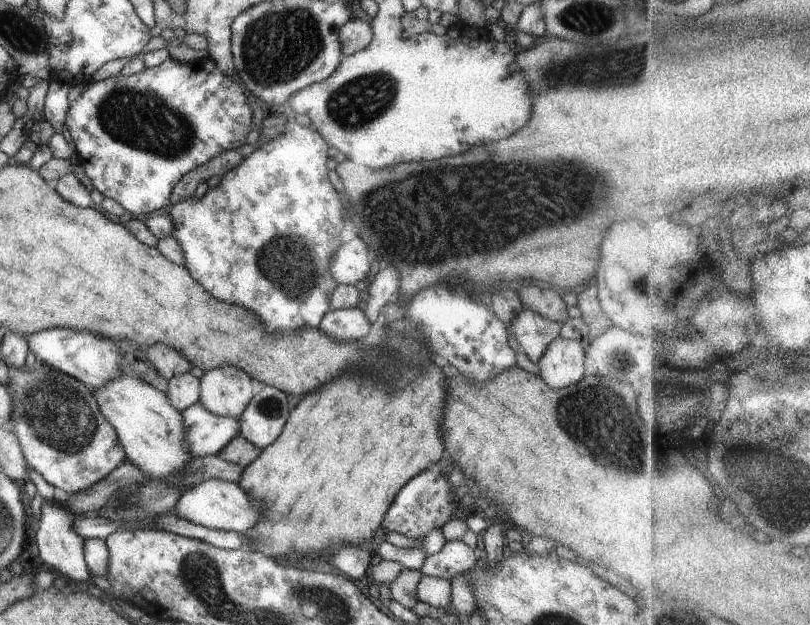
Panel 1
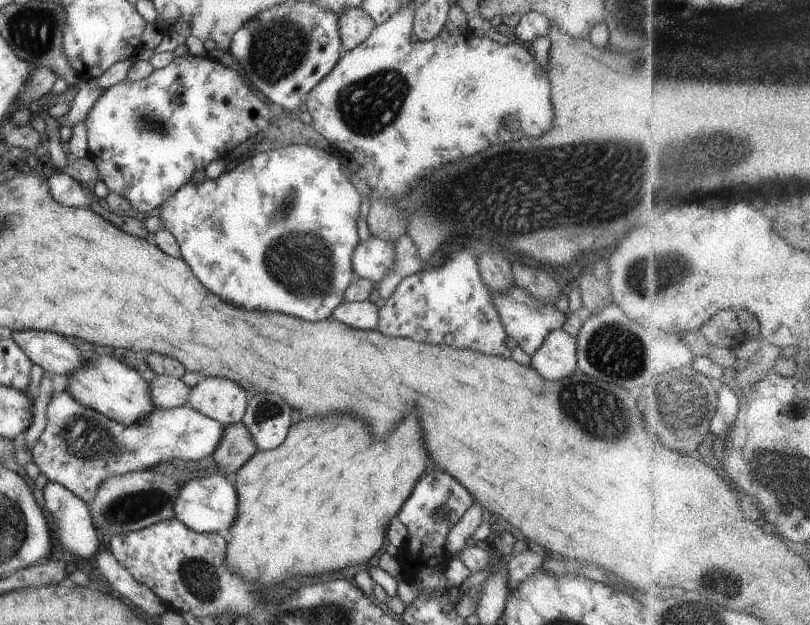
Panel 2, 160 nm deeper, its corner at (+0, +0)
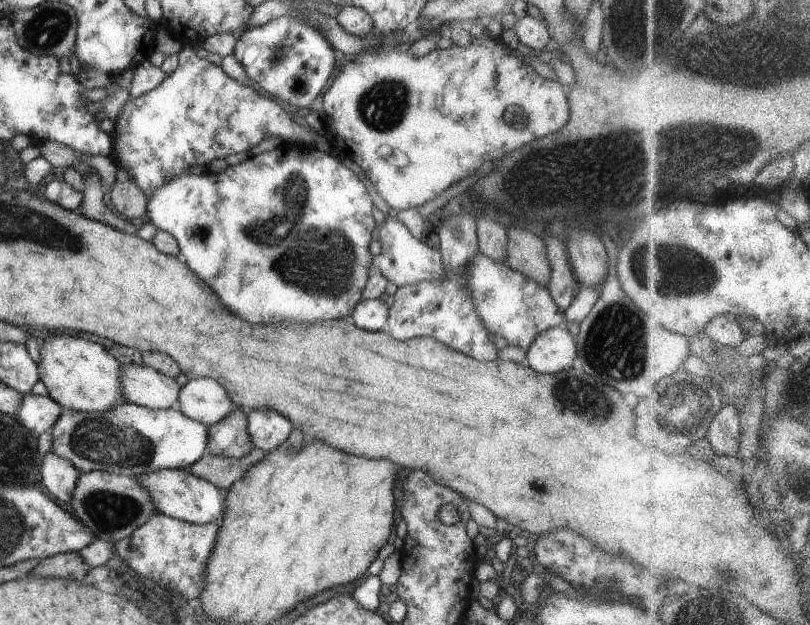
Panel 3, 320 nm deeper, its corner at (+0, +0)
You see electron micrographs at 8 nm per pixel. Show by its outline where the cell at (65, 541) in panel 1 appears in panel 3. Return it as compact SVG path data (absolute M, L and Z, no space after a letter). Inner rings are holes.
M47 452L37 474L41 484L55 500L65 504L71 502L71 494L80 474L67 460L61 460L59 456Z

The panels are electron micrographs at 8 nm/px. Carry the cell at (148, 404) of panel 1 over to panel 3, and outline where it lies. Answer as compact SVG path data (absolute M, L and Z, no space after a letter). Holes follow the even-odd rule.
M54 333L53 335L47 335L44 340L38 342L42 344L40 349L39 364L37 365L37 371L39 380L43 383L44 388L47 389L47 396L51 398L56 404L64 409L70 409L80 412L107 412L107 410L113 410L113 406L117 406L119 402L123 402L123 390L121 390L121 364L117 363L117 360L108 354L99 344L95 342L89 342L85 338L79 338L79 336L66 336L60 333Z

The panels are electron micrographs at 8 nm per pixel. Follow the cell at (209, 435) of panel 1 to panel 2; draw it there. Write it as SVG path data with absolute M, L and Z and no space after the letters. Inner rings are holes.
M57 388L54 391L45 409L45 418L47 418L47 424L30 450L33 456L32 462L38 466L47 481L61 484L84 503L89 502L93 494L99 490L99 484L111 476L131 471L145 471L145 468L156 466L163 460L195 462L212 455L217 442L225 432L225 426L221 422L203 416L187 404L171 409L157 408L153 410L153 414L149 412L147 418L141 418L139 424L123 426L91 408L81 406L71 398L65 388Z

